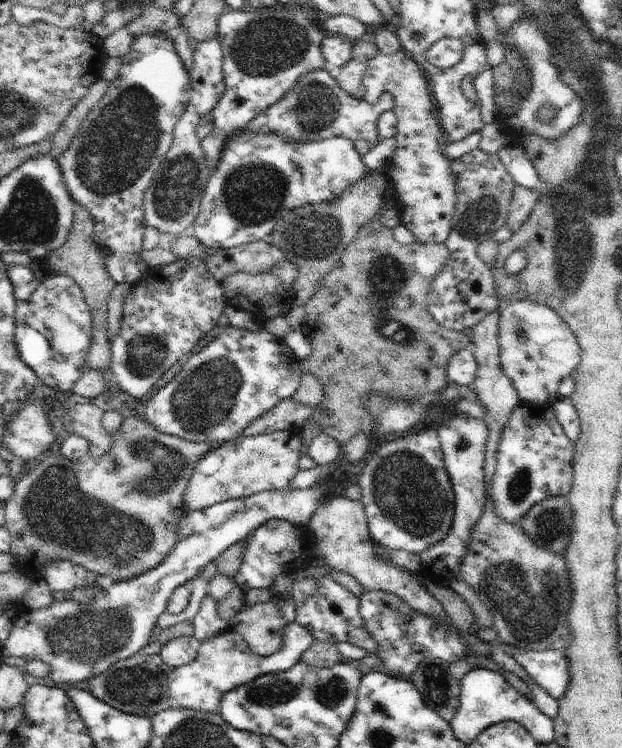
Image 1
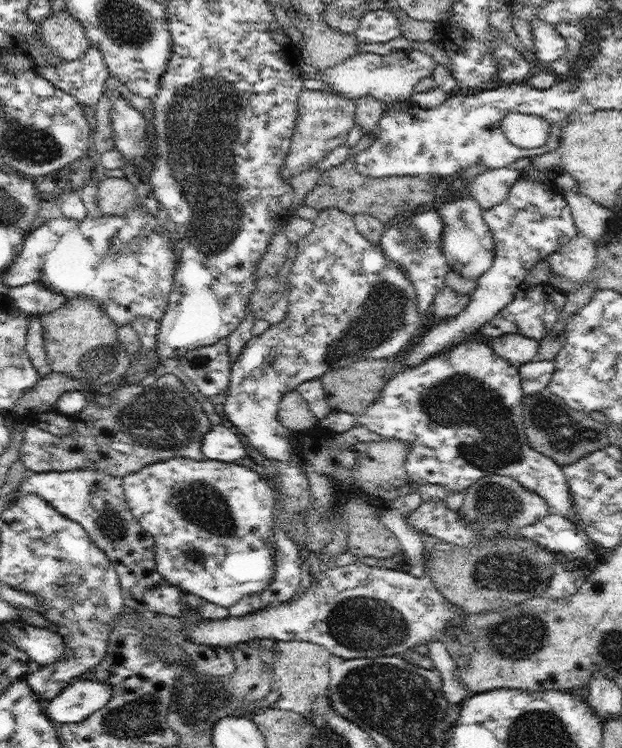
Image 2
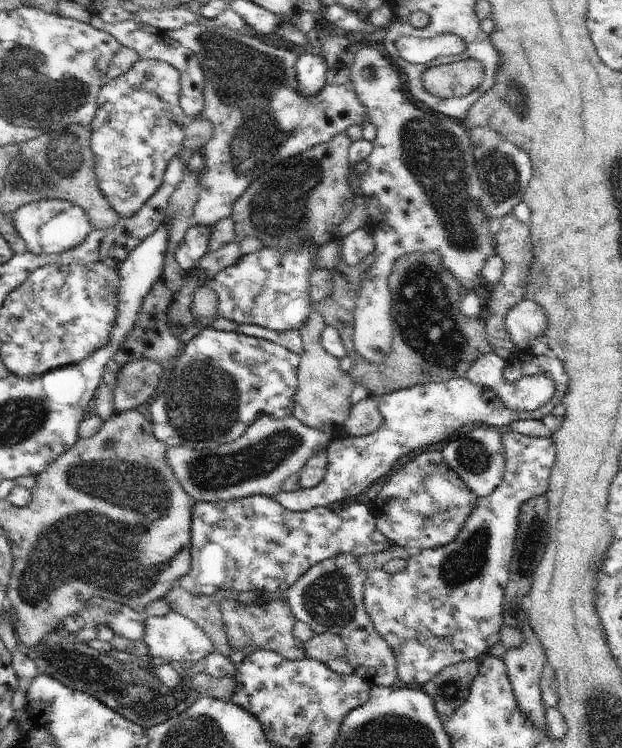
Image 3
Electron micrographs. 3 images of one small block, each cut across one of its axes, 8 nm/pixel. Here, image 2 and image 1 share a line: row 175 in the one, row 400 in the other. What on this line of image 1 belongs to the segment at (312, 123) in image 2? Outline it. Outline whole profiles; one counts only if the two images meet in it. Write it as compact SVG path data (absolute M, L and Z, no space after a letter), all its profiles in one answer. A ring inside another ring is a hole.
M281 400L274 408L251 422L244 429L244 432L240 436L236 436L234 440L258 436L259 434L270 434L292 426L302 426L308 420L312 410L313 407L304 406L296 400Z

